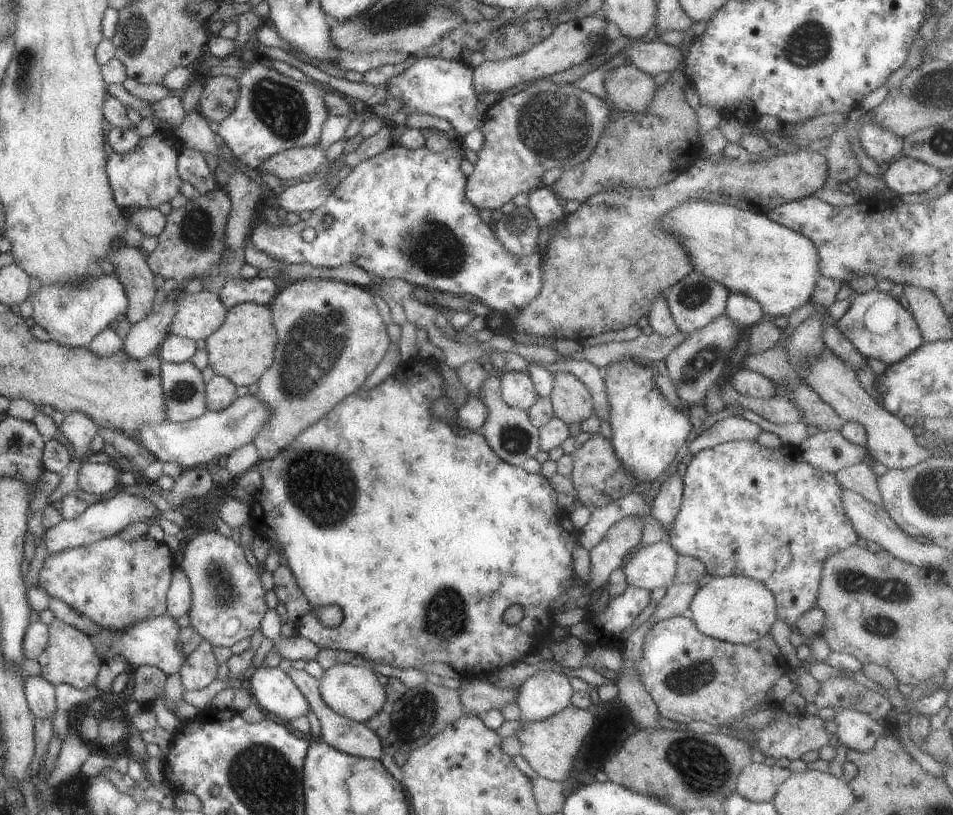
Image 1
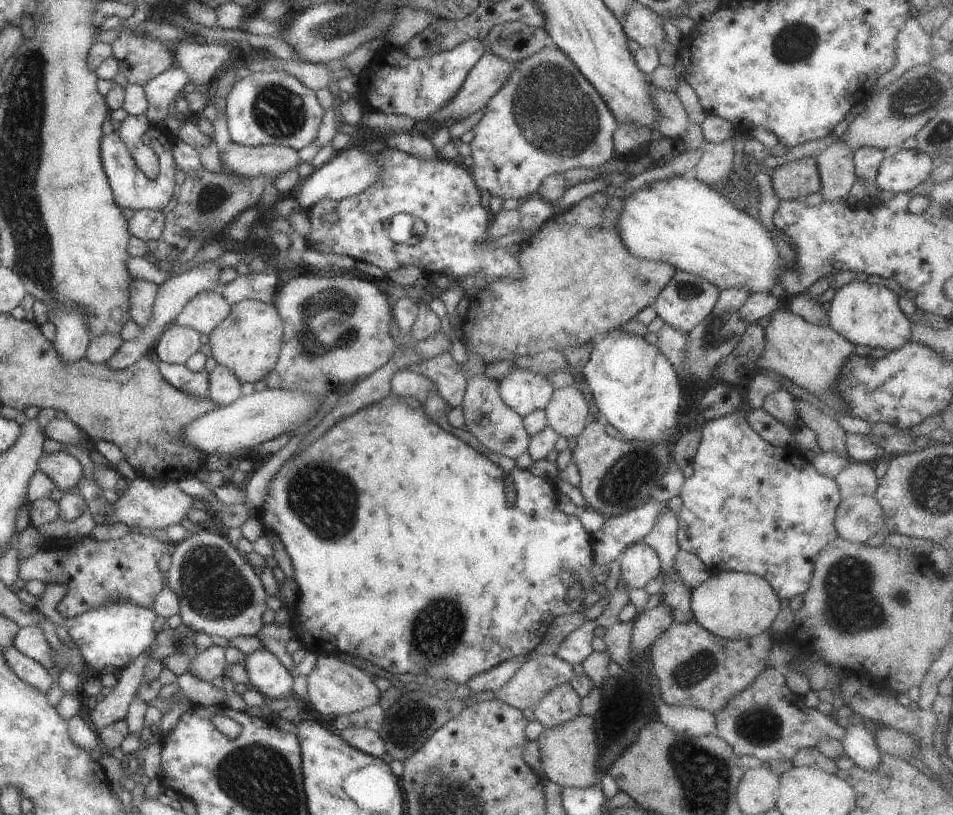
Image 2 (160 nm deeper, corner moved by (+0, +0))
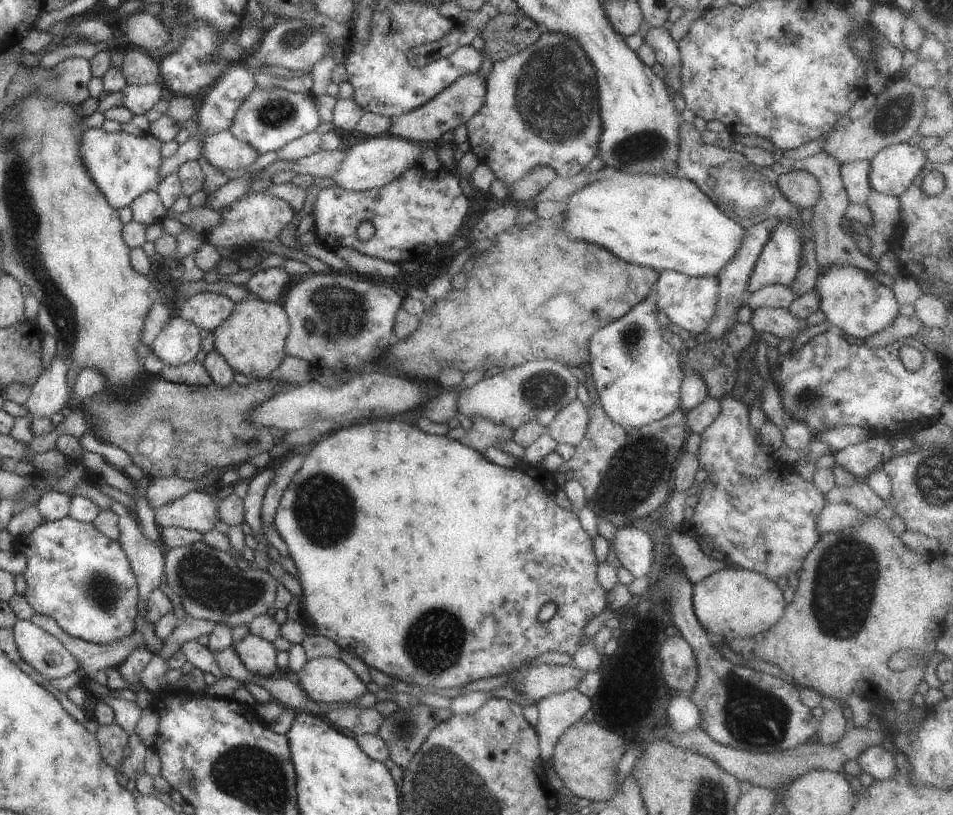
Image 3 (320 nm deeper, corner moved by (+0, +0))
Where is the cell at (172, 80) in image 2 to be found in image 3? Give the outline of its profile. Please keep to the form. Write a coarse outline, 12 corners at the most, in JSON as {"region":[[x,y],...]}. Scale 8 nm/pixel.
{"region":[[125,85],[120,105],[131,114],[144,114],[165,88],[150,85]]}

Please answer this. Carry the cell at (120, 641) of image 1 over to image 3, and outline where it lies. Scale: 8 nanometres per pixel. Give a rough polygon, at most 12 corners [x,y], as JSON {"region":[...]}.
{"region":[[65,516],[13,537],[22,596],[70,637],[134,632],[115,539]]}

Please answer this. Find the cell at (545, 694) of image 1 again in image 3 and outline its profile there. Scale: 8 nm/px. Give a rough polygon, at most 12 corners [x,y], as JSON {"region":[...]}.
{"region":[[567,689],[539,699],[533,728],[547,764],[557,737],[592,707]]}

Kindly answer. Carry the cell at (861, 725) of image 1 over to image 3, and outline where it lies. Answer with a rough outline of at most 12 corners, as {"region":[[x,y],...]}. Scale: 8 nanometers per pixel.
{"region":[[866,748],[854,760],[874,780],[895,776],[894,752]]}

